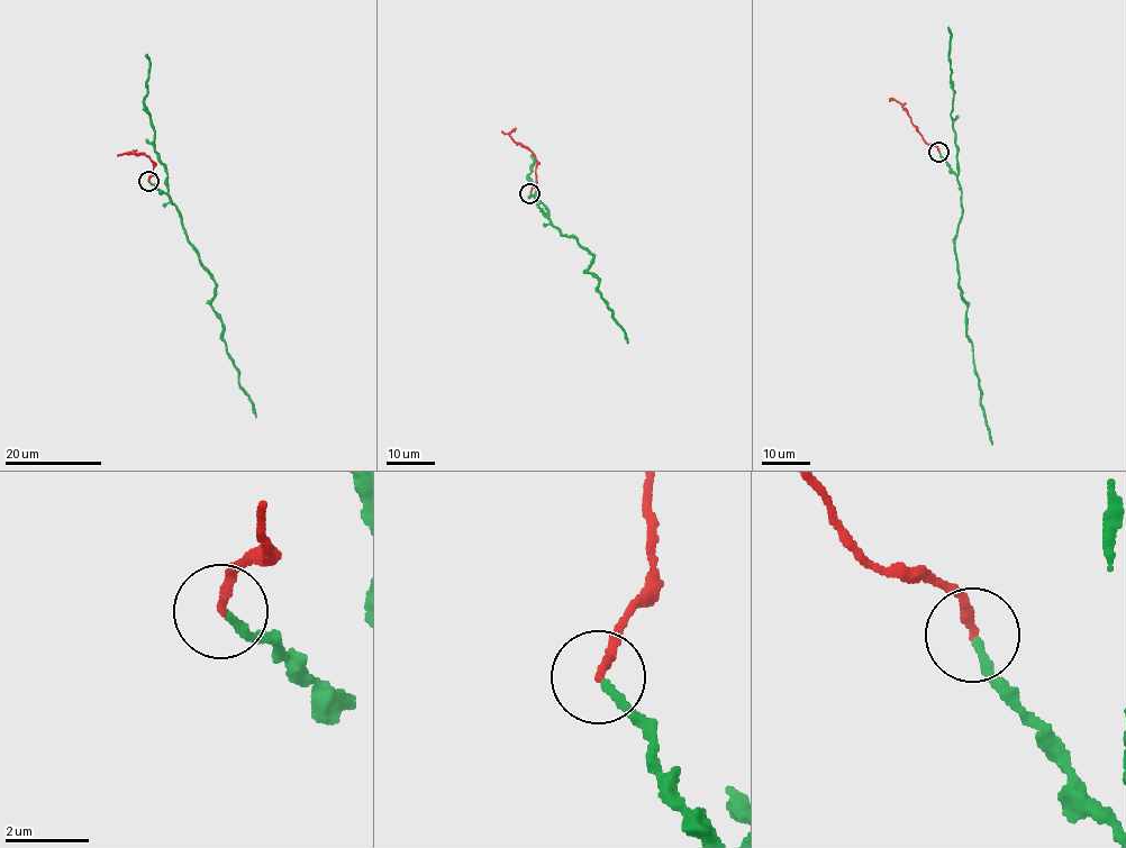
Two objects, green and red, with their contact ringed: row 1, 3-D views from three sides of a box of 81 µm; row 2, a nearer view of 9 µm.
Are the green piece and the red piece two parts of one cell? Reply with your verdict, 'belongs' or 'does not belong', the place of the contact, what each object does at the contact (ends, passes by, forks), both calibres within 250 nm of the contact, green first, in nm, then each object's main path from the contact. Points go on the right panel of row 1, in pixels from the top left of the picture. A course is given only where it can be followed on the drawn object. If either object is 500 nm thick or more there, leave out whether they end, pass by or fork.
belongs; place (938, 152); green ends; red ends; calibres 190 and 190 nm; course green (940, 152), (961, 192), (955, 260), (980, 404), (992, 444); course red (940, 152), (928, 144), (906, 109), (889, 99)

